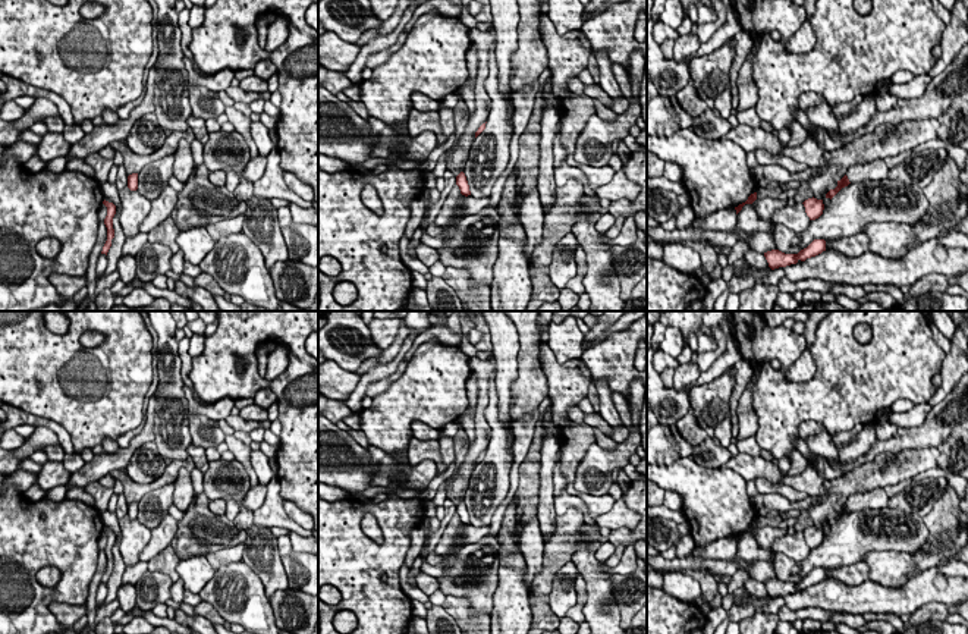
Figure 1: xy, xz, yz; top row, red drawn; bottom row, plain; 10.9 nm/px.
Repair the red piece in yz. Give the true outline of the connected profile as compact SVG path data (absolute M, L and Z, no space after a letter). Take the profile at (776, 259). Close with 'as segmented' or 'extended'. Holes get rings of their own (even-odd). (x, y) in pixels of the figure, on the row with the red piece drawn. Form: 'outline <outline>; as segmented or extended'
outline M814 239L807 248L801 249L798 254L785 254L779 249L771 249L764 252L764 257L771 270L779 267L786 267L791 264L796 264L799 260L805 261L807 258L815 257L826 251L824 239Z; as segmented

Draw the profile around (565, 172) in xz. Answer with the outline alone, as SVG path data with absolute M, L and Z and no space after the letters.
M568 157L562 161L559 167L554 167L554 182L556 186L563 186L569 179L576 179L584 185L585 195L591 197L594 201L600 200L595 189L591 189L587 183L587 178L579 167L569 166Z

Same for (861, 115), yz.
M864 95L862 101L846 117L837 120L837 131L843 135L857 132L871 120L876 110L874 97Z

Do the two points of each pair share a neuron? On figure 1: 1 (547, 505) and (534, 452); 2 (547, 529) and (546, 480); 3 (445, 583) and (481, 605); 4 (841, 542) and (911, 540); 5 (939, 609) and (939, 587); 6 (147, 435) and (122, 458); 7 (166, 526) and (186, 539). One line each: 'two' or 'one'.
1: two
2: one
3: one
4: one
5: two
6: one
7: two

